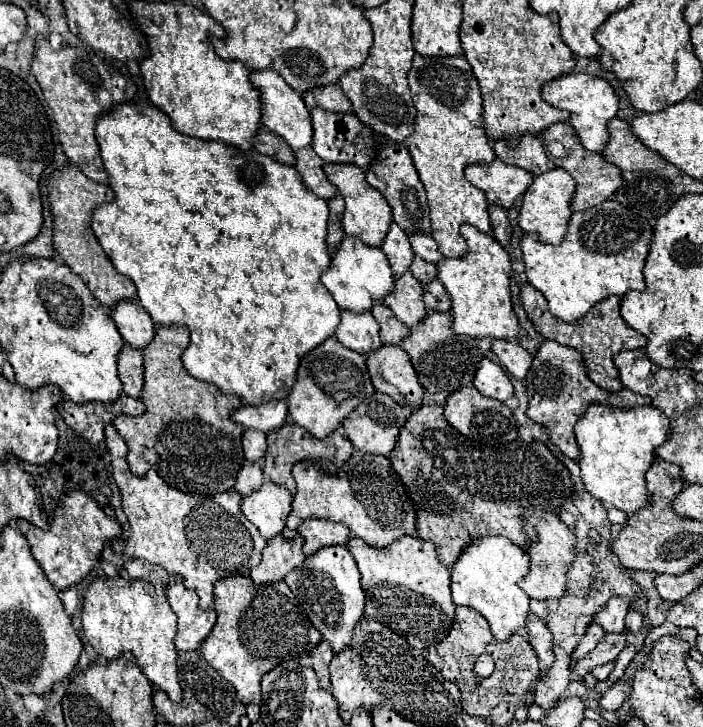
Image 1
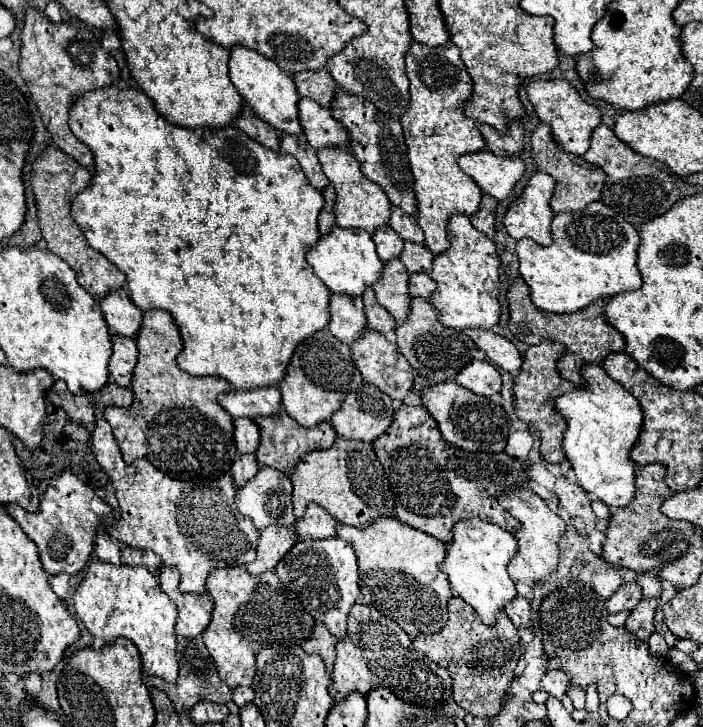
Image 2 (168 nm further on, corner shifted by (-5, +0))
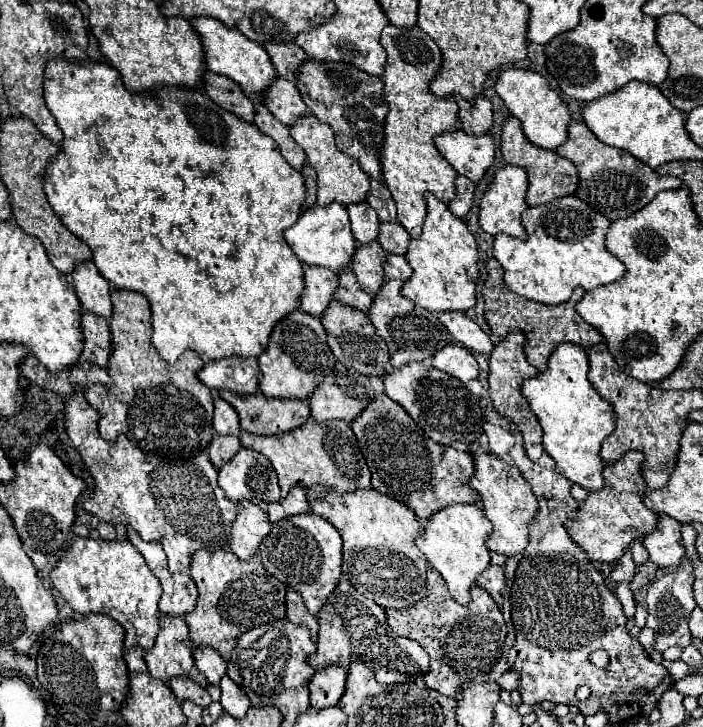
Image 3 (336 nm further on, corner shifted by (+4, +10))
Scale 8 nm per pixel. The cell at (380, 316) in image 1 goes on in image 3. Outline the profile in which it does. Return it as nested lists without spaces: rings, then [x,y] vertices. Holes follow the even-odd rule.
[[[345,268],[341,270],[339,274],[339,288],[337,288],[337,294],[335,294],[335,300],[339,300],[341,304],[347,304],[351,308],[357,308],[357,310],[363,310],[367,312],[371,308],[371,302],[373,298],[359,286],[357,278],[355,278],[355,272],[351,268]]]

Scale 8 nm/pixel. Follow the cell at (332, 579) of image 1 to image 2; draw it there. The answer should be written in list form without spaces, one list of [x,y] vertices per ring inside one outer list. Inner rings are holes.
[[[338,536],[326,540],[300,540],[290,548],[284,560],[276,564],[276,574],[282,584],[300,596],[306,612],[314,620],[322,622],[336,638],[346,636],[348,612],[360,596],[356,554],[346,540]]]

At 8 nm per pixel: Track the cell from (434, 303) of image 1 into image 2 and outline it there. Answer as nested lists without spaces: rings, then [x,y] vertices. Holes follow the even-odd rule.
[[[410,274],[408,280],[408,292],[410,296],[422,296],[424,300],[430,300],[430,294],[436,290],[436,282],[428,274]]]

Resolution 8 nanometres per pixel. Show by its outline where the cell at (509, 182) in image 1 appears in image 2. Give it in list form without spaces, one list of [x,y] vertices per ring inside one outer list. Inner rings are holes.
[[[490,150],[462,154],[458,166],[480,186],[482,192],[496,200],[504,200],[524,174],[524,162],[520,158],[496,156]]]

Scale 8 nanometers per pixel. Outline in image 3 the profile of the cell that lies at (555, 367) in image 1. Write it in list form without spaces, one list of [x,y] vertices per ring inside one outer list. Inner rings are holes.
[[[517,330],[517,332],[509,334],[507,338],[503,338],[495,346],[493,356],[489,358],[489,366],[491,366],[491,370],[489,370],[489,396],[491,396],[493,404],[495,404],[495,410],[501,416],[507,416],[511,422],[515,422],[519,426],[519,430],[523,434],[523,440],[525,440],[525,452],[535,462],[543,454],[543,446],[541,446],[543,430],[541,430],[541,424],[537,422],[533,410],[529,408],[529,402],[521,394],[521,384],[527,378],[535,378],[539,374],[539,370],[527,362],[527,356],[525,356],[525,340],[527,340],[525,334],[521,330]]]

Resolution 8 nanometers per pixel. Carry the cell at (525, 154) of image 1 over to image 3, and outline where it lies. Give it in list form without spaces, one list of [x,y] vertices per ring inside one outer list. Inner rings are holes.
[[[477,96],[471,110],[459,110],[459,120],[467,134],[485,134],[493,126],[493,106],[485,96]]]

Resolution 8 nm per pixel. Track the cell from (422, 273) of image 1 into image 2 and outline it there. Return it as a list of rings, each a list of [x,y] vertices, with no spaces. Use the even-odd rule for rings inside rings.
[[[404,240],[400,260],[402,260],[402,264],[406,266],[408,272],[430,272],[434,254],[422,244],[414,244],[410,240]]]

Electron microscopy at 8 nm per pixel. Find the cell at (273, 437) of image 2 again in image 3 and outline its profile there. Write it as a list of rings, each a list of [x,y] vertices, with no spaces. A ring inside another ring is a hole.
[[[261,392],[253,394],[253,398],[237,398],[237,394],[221,394],[221,398],[237,410],[241,428],[257,436],[285,434],[305,426],[311,416],[307,402],[301,400],[277,400]]]

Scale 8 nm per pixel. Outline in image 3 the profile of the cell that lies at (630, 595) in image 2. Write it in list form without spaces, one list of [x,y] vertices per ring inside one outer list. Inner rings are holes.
[[[627,552],[625,554],[625,558],[621,558],[621,560],[617,560],[617,564],[615,564],[615,568],[613,568],[613,572],[607,576],[607,586],[611,588],[611,590],[615,590],[617,588],[617,584],[621,584],[621,582],[631,582],[633,580],[633,576],[635,576],[635,562],[633,562],[633,558],[631,558],[631,552]]]

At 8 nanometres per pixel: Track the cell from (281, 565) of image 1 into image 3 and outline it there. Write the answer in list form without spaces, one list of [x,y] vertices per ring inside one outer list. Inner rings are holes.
[[[241,502],[237,520],[233,522],[233,534],[229,538],[231,552],[239,560],[249,560],[257,552],[261,540],[269,534],[269,530],[271,522],[267,514],[251,502]]]

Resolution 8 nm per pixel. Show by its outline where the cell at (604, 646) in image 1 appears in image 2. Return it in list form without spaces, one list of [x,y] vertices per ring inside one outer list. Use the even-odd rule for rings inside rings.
[[[658,596],[656,598],[642,598],[636,608],[630,612],[626,618],[626,628],[638,638],[638,640],[648,640],[648,636],[654,632],[654,612],[658,606]]]

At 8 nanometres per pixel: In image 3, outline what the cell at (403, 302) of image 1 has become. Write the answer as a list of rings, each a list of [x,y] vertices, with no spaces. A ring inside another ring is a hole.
[[[371,242],[369,246],[359,246],[357,258],[353,258],[351,270],[355,272],[361,288],[371,296],[379,294],[381,286],[385,284],[385,272],[383,272],[385,258],[387,252],[377,242]]]

